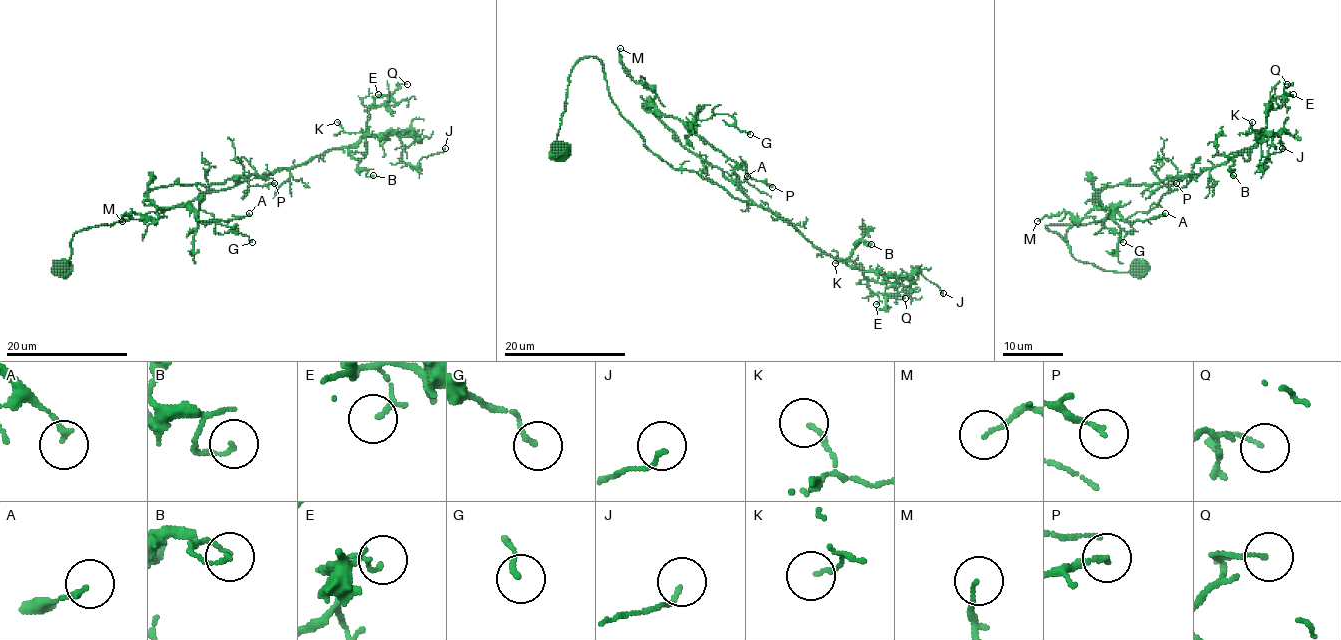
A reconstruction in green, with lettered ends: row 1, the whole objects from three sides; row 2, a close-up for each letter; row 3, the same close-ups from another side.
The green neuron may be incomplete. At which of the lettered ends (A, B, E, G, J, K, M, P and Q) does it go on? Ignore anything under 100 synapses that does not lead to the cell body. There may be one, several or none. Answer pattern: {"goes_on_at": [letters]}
{"goes_on_at": []}

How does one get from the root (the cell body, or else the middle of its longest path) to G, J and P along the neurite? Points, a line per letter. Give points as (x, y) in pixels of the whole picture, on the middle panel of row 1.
G: (558, 152), (569, 74), (590, 56), (654, 153), (742, 200), (646, 106), (690, 123), (728, 114), (750, 134)
J: (558, 152), (570, 70), (595, 56), (619, 114), (674, 168), (850, 266), (893, 284), (918, 270), (943, 293)
P: (558, 152), (570, 70), (595, 56), (619, 114), (674, 168), (742, 200), (748, 176), (772, 187)

